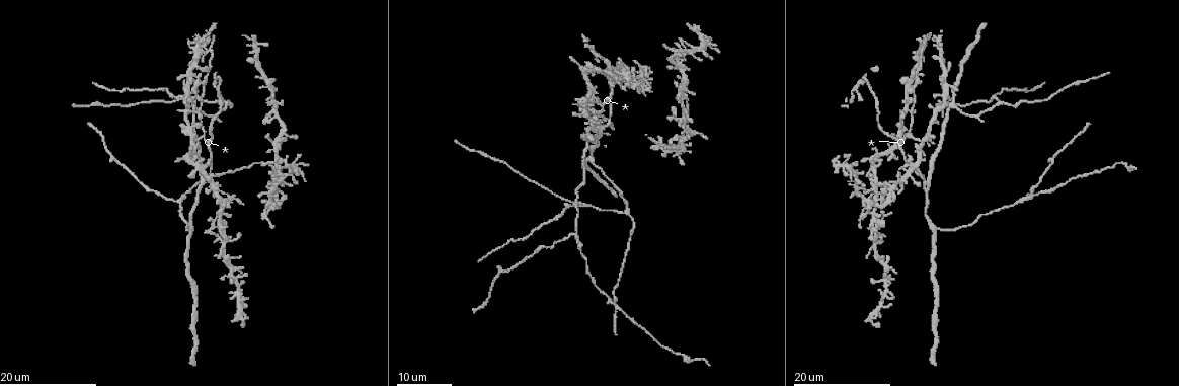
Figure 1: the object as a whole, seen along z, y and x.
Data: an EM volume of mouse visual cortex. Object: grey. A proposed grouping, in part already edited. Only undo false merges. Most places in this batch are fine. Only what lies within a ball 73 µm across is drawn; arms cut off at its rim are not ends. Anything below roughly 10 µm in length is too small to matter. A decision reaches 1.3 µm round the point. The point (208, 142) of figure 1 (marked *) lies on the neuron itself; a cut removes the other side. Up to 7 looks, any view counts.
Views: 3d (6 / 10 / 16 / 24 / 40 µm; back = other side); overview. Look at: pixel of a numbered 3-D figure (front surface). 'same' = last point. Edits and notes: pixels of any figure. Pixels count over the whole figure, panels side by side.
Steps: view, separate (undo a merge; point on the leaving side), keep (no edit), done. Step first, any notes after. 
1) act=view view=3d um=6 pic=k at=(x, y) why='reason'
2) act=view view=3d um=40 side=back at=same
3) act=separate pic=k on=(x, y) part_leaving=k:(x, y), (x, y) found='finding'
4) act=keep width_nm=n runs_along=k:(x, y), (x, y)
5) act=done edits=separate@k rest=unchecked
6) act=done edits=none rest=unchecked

act=view view=3d um=24 pic=1 at=(603, 106) why='thin arm on a thick one'

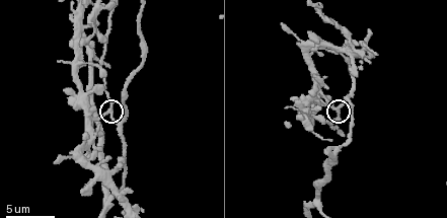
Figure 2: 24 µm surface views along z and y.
act=view view=3d um=10 pic=2 at=(112, 114)

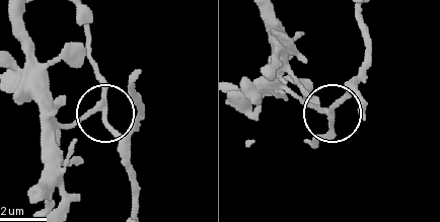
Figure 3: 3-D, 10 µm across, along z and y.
act=keep found='all the same neuron'

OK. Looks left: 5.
act=view view=3d um=16 pic=1 at=(179, 200) why='branch point'

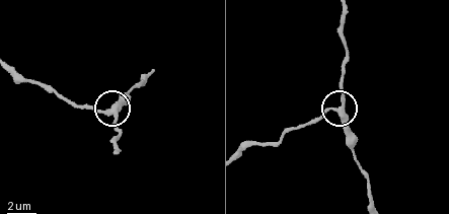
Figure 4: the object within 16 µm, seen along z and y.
act=view view=3d um=10 pic=4 at=(338, 110) why='zoom in'

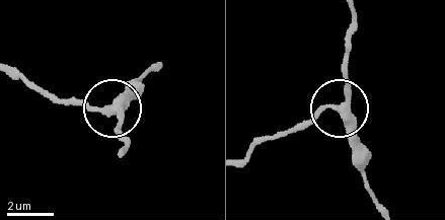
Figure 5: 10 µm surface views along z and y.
act=keep width_nm=340 runs_along=5:(353, 11), (347, 98), (287, 131) found='one neuron here'

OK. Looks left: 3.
act=view view=3d um=16 pic=1 at=(181, 97) why='side arm on a straight run'

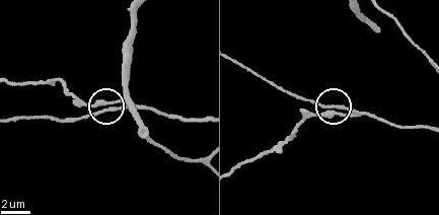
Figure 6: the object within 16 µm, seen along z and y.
act=view view=3d um=6 pic=6 at=(103, 108)

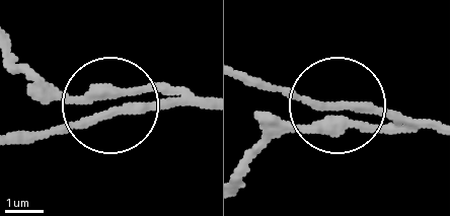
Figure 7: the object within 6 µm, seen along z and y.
act=keep arms=3 runs_along=7:(200, 105), (54, 96), (28, 80) found='one neuron here'

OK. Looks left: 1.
act=done edits=none rest=unchecked

